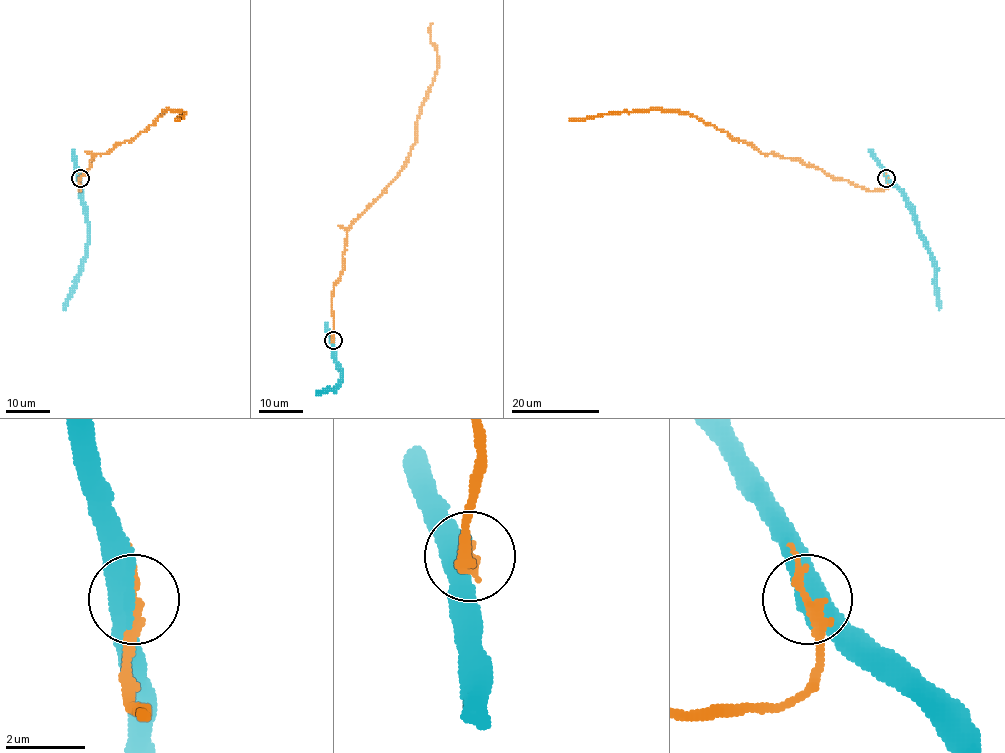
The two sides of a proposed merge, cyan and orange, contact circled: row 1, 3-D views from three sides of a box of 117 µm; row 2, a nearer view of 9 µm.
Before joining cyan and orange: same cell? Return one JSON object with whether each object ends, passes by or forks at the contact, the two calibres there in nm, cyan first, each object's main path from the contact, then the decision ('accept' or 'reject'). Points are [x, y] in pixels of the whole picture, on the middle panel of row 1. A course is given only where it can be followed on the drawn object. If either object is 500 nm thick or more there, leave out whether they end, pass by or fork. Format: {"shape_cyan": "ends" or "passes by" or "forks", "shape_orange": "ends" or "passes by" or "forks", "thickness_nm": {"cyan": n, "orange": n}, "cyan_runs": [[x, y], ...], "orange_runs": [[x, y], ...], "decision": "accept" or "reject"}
{"shape_cyan": "passes by", "shape_orange": "passes by", "thickness_nm": {"cyan": 480, "orange": 200}, "cyan_runs": [[333, 339], [332, 349], [341, 370], [341, 381], [333, 389], [317, 392]], "orange_runs": [[333, 340], [333, 285], [343, 270], [347, 229], [397, 177], [415, 141], [420, 107], [437, 67], [432, 23]], "decision": "accept"}

